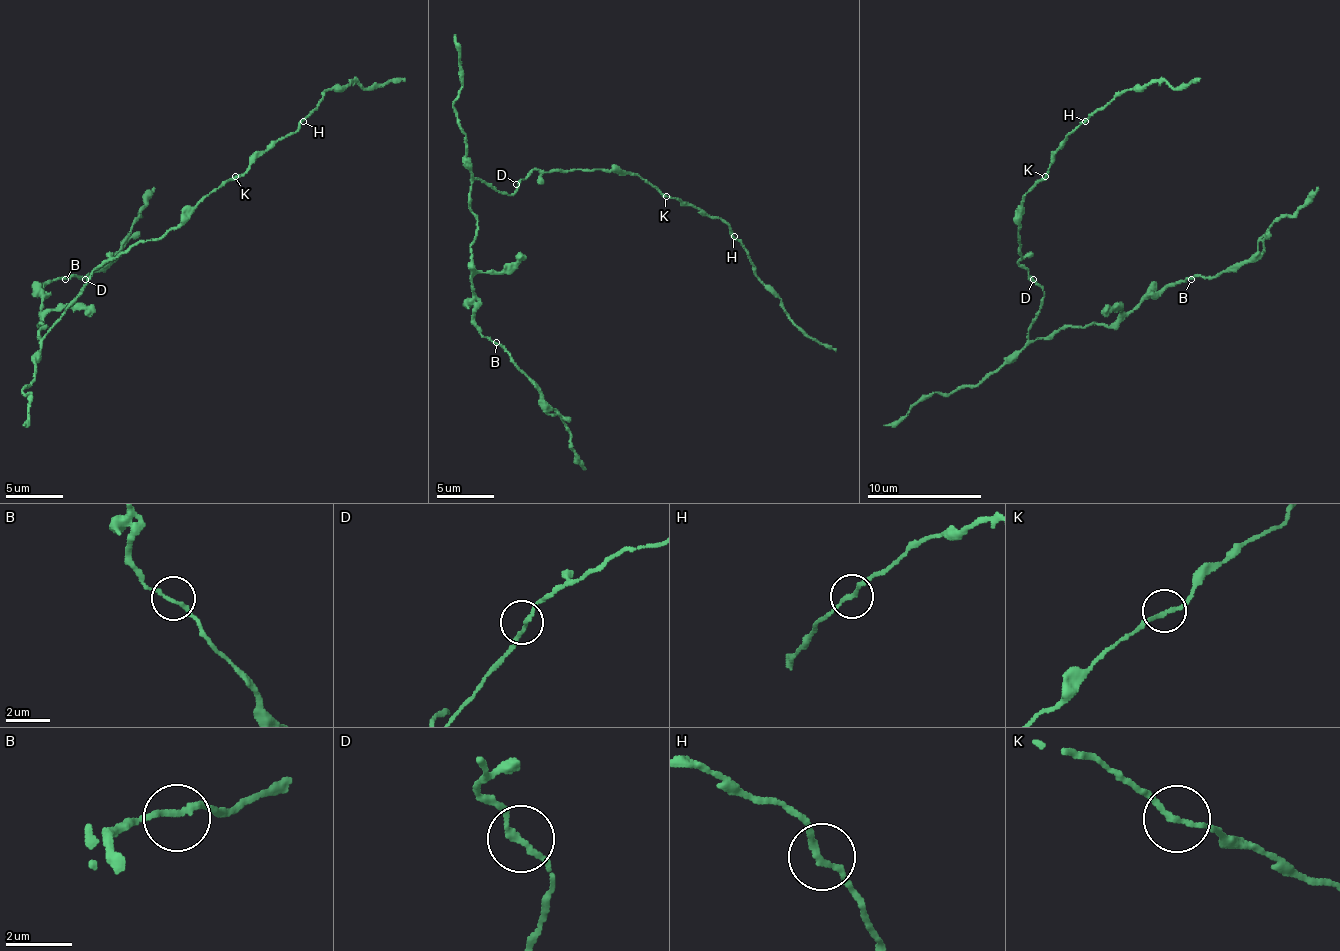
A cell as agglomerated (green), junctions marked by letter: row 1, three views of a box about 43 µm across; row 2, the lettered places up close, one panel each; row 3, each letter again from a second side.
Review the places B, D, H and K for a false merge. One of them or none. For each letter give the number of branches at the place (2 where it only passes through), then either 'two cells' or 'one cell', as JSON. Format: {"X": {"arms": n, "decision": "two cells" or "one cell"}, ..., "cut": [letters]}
{"B": {"arms": 2, "decision": "one cell"}, "D": {"arms": 2, "decision": "one cell"}, "H": {"arms": 2, "decision": "one cell"}, "K": {"arms": 2, "decision": "one cell"}, "cut": []}

